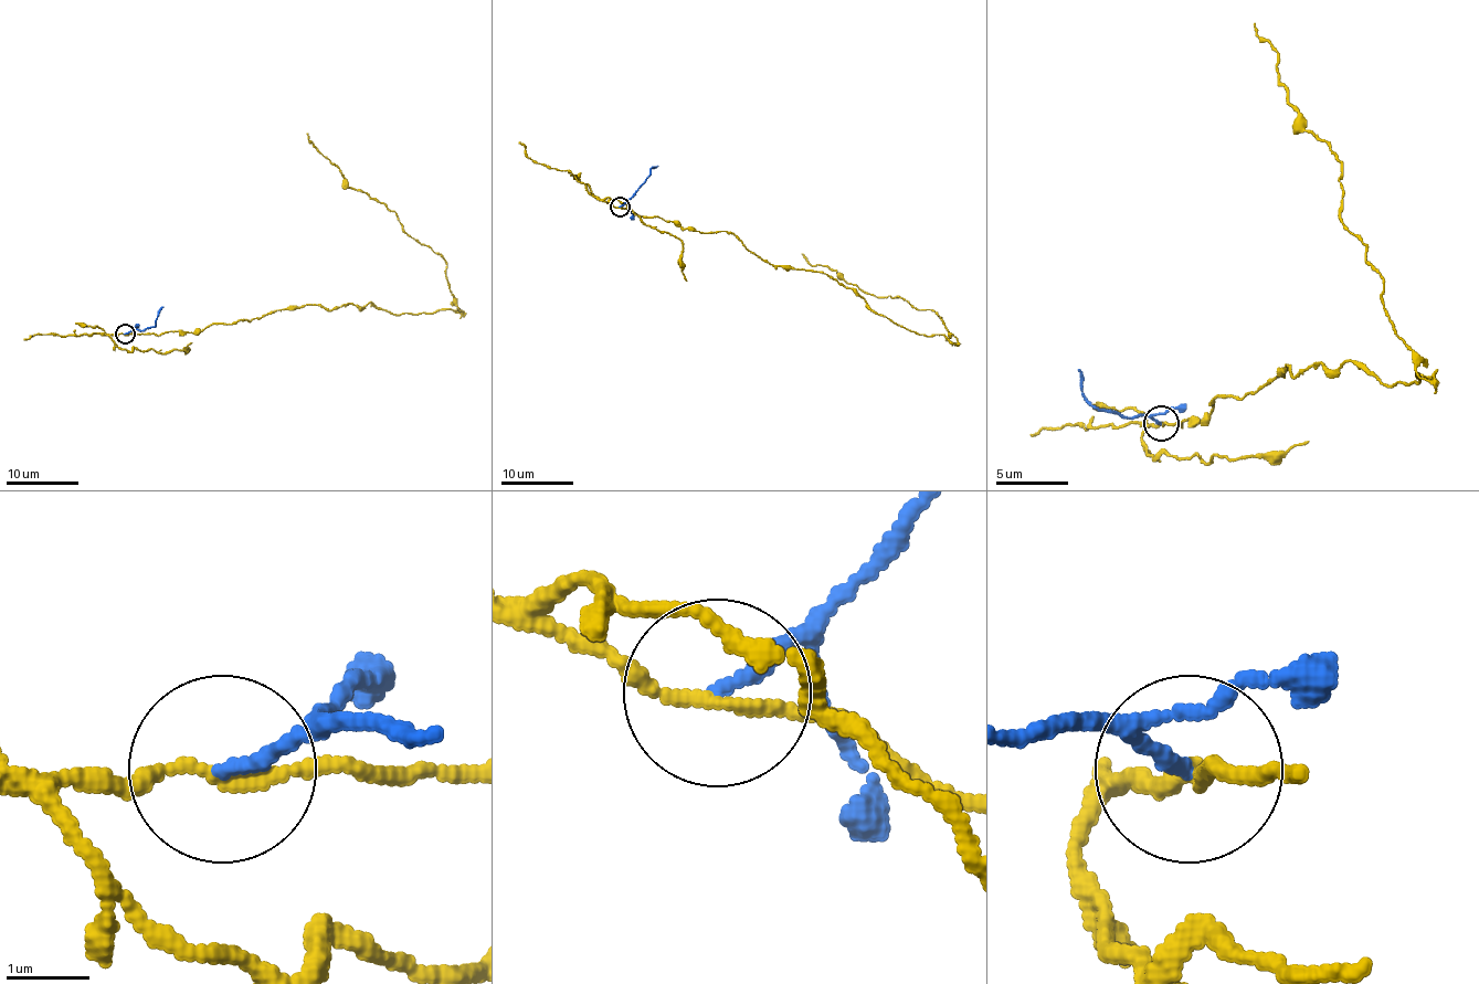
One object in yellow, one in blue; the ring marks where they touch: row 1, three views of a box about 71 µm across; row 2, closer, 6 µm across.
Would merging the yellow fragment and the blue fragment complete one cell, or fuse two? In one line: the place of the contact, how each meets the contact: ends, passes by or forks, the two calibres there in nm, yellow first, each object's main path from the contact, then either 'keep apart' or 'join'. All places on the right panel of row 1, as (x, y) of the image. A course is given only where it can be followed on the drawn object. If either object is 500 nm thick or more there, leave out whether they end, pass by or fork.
(1161, 423) | yellow passes by | blue ends | 150/170 nm | yellow via (1160, 422), (1203, 422), (1286, 364), (1358, 361), (1393, 387), (1433, 376), (1254, 23) | blue via (1160, 422), (1102, 412), (1080, 390), (1077, 369) | keep apart

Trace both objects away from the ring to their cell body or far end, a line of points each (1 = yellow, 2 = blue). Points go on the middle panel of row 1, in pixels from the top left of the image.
1: (617, 207), (729, 232), (771, 264), (828, 275), (895, 323), (958, 341), (935, 310), (867, 294), (801, 253)
2: (620, 207), (652, 167), (657, 165)

